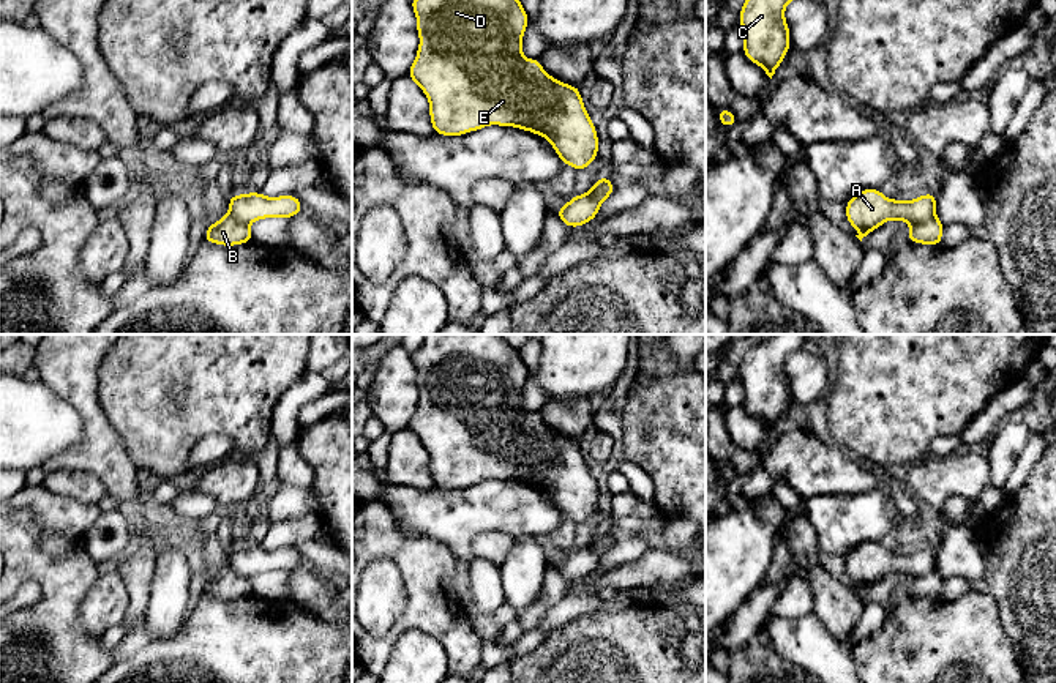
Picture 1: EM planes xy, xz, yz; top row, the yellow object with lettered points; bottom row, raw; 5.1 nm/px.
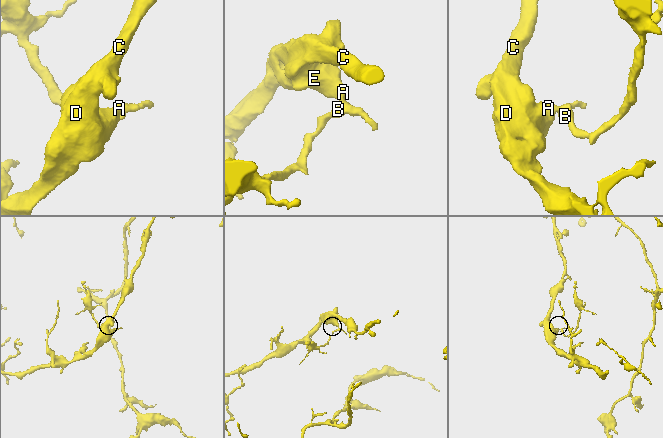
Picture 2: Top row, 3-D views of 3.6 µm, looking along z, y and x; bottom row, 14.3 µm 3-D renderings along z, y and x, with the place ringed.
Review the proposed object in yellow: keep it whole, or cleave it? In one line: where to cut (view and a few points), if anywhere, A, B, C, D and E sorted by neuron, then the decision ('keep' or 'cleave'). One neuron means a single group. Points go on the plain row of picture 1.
cut in yz along (935, 568), (911, 579); A C D E / B; cleave

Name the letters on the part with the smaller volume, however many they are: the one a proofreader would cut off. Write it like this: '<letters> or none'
B

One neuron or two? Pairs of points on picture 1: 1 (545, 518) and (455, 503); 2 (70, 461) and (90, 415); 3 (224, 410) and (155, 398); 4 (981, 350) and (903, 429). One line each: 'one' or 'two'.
1: one
2: one
3: one
4: one

